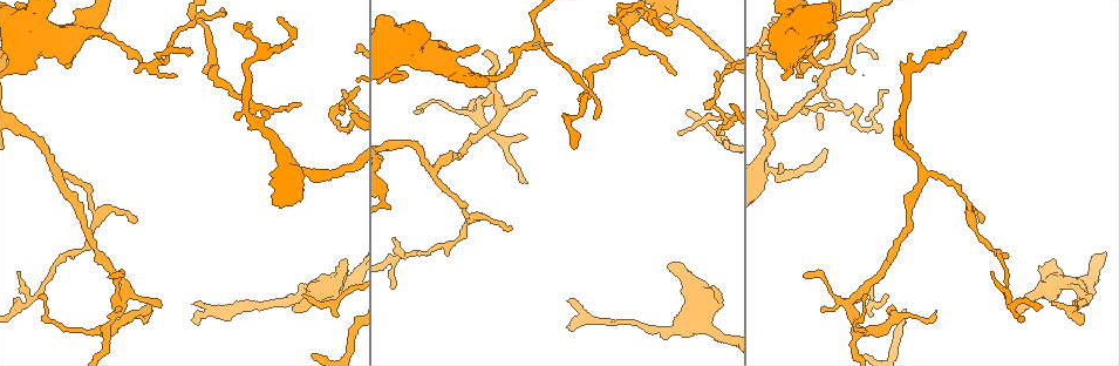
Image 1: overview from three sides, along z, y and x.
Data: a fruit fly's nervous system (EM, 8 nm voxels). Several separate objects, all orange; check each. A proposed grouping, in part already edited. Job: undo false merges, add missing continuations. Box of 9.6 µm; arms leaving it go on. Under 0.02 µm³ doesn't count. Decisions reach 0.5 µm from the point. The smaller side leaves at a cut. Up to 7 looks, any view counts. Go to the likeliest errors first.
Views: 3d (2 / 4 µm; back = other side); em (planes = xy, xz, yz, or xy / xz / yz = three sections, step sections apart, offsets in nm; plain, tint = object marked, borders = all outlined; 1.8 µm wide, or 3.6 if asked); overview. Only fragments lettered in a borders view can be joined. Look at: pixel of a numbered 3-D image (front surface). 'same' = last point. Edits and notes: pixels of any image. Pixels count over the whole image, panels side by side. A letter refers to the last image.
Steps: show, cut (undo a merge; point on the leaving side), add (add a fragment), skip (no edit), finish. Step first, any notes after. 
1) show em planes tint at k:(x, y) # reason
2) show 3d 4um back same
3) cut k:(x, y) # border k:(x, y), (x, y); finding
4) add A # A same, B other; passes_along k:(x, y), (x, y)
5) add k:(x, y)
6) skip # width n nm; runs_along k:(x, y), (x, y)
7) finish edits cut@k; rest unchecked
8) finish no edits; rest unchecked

show em planes borders at 1:(692, 335) # free end

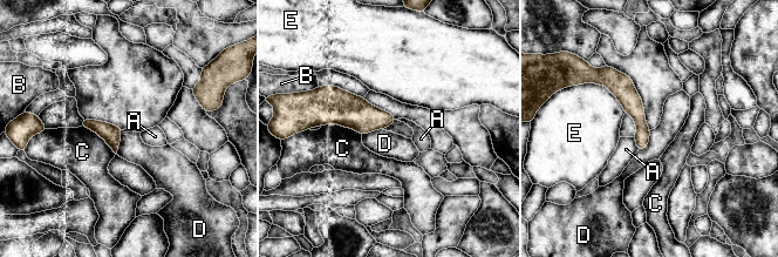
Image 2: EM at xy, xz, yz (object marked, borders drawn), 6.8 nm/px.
skip # A other, B other, C other, D other, E other; none of them fits

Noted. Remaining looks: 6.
show em planes borders at 1:(1080, 324) # free end

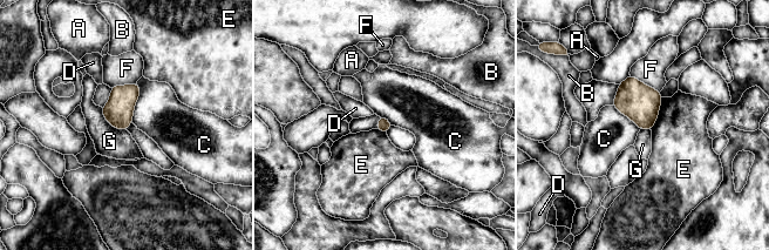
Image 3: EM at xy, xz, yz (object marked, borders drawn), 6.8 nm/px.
skip # A other, B other, C other, D other, E other, F other, G other; border 3:(101, 108), (113, 126), (126, 129); none of them fits

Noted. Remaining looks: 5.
show em xy step 4 tint at 1:(667, 268) # an open end

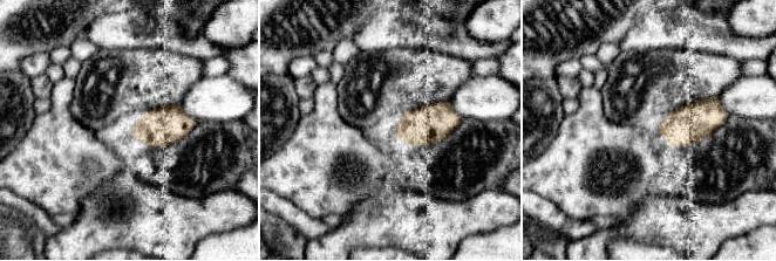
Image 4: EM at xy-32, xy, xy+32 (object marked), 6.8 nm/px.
show em planes borders same # cut it another way

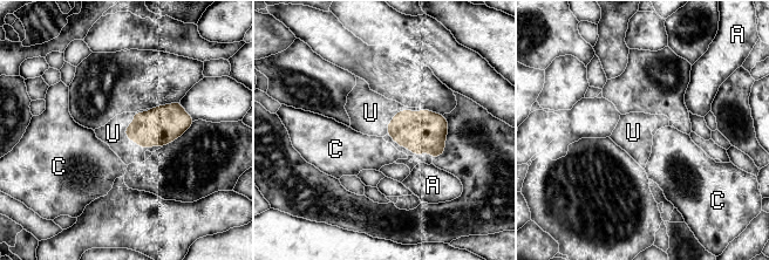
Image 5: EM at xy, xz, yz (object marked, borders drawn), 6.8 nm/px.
add U # A other, C other, U same; it goes on there

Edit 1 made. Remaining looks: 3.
finish edits add@5; rest unchecked

